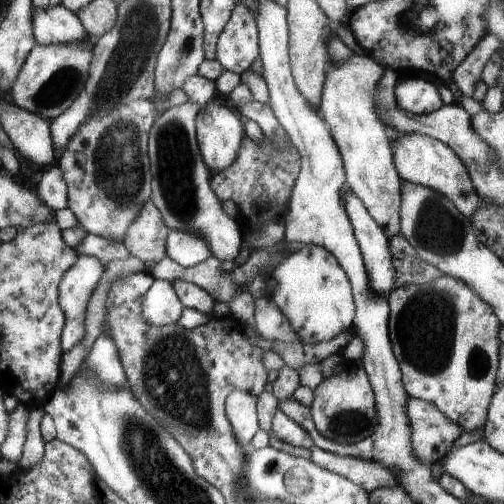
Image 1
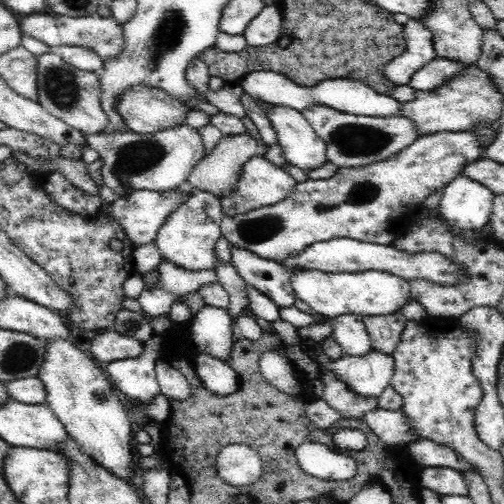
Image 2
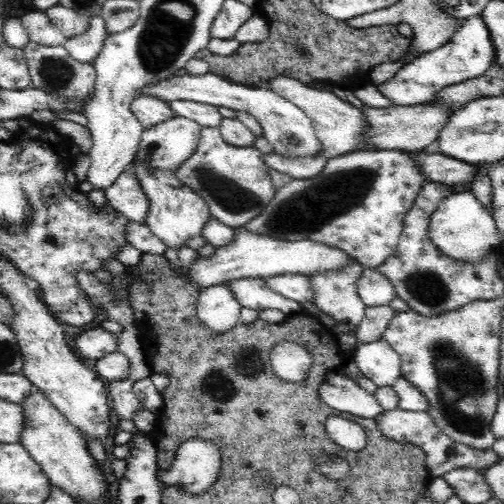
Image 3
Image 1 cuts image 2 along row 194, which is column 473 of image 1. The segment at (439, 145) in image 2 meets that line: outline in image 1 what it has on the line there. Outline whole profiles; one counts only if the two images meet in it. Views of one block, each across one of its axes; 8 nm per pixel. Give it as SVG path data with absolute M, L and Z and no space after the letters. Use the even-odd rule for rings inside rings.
M441 276L427 284L419 286L401 286L393 288L387 296L389 302L389 320L387 336L393 348L395 358L401 368L401 382L409 398L425 400L437 406L449 420L457 422L463 432L483 432L485 416L489 410L489 400L493 396L493 386L499 366L499 332L501 320L497 320L493 308L481 300L481 296L471 290L465 282L453 276Z

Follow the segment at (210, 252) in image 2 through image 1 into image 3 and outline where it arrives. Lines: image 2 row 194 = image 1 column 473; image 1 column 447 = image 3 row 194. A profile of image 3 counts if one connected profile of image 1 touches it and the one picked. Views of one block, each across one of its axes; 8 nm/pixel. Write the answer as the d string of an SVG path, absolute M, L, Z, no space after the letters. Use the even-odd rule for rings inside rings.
M142 162L134 168L134 176L138 178L144 194L150 200L150 214L148 214L148 230L164 242L164 246L172 252L180 252L182 248L190 248L194 238L204 238L206 226L212 222L212 212L208 204L186 184L178 180L178 176L164 172L164 170L148 170Z

